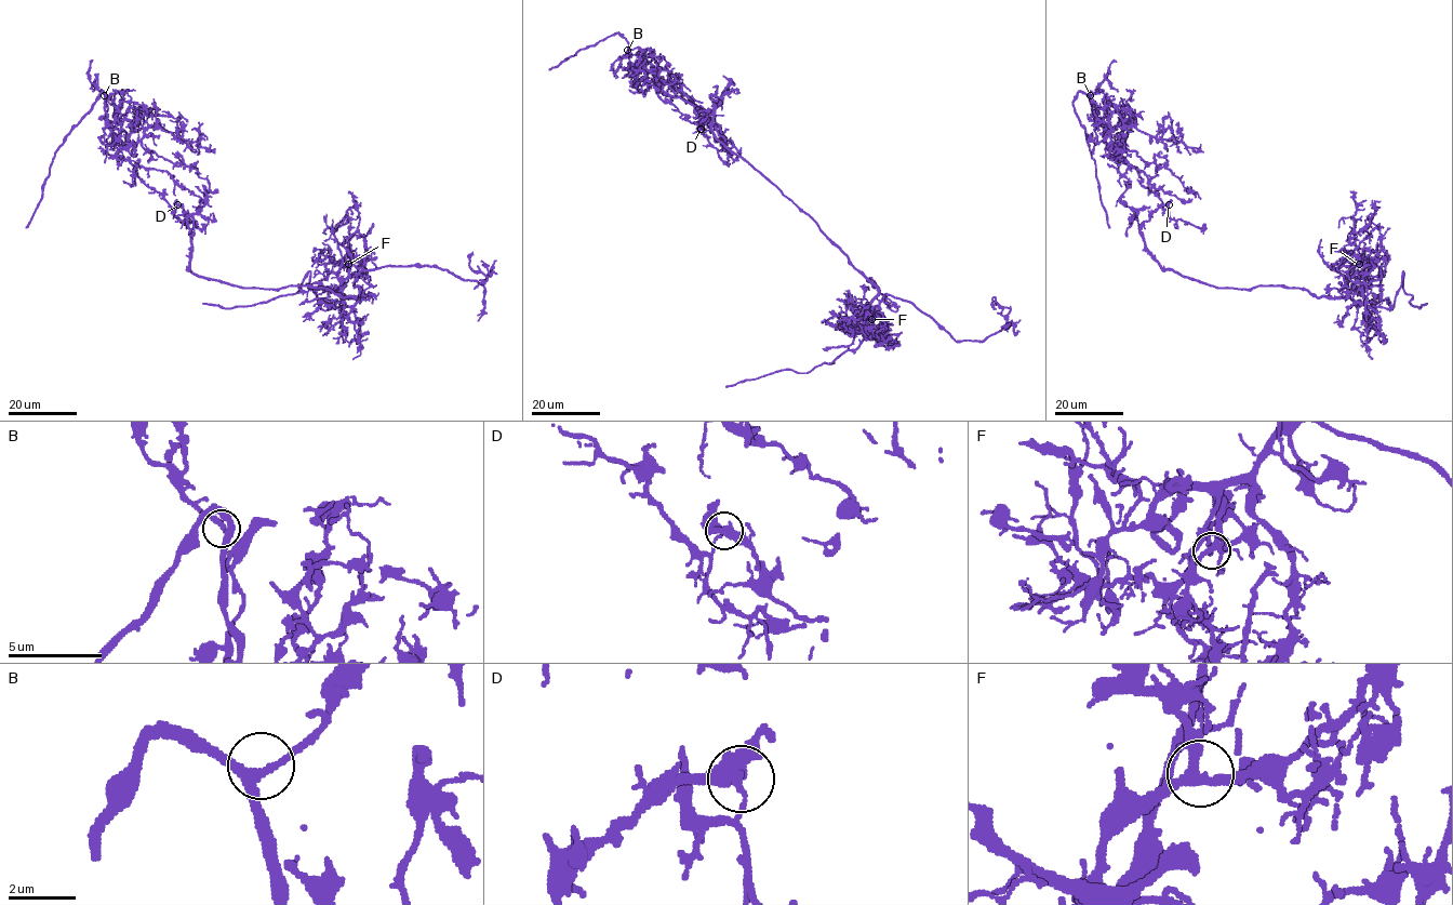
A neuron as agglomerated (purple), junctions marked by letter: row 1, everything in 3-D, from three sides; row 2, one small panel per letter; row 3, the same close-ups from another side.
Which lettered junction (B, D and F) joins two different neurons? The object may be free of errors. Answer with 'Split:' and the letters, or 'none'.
Split: D

